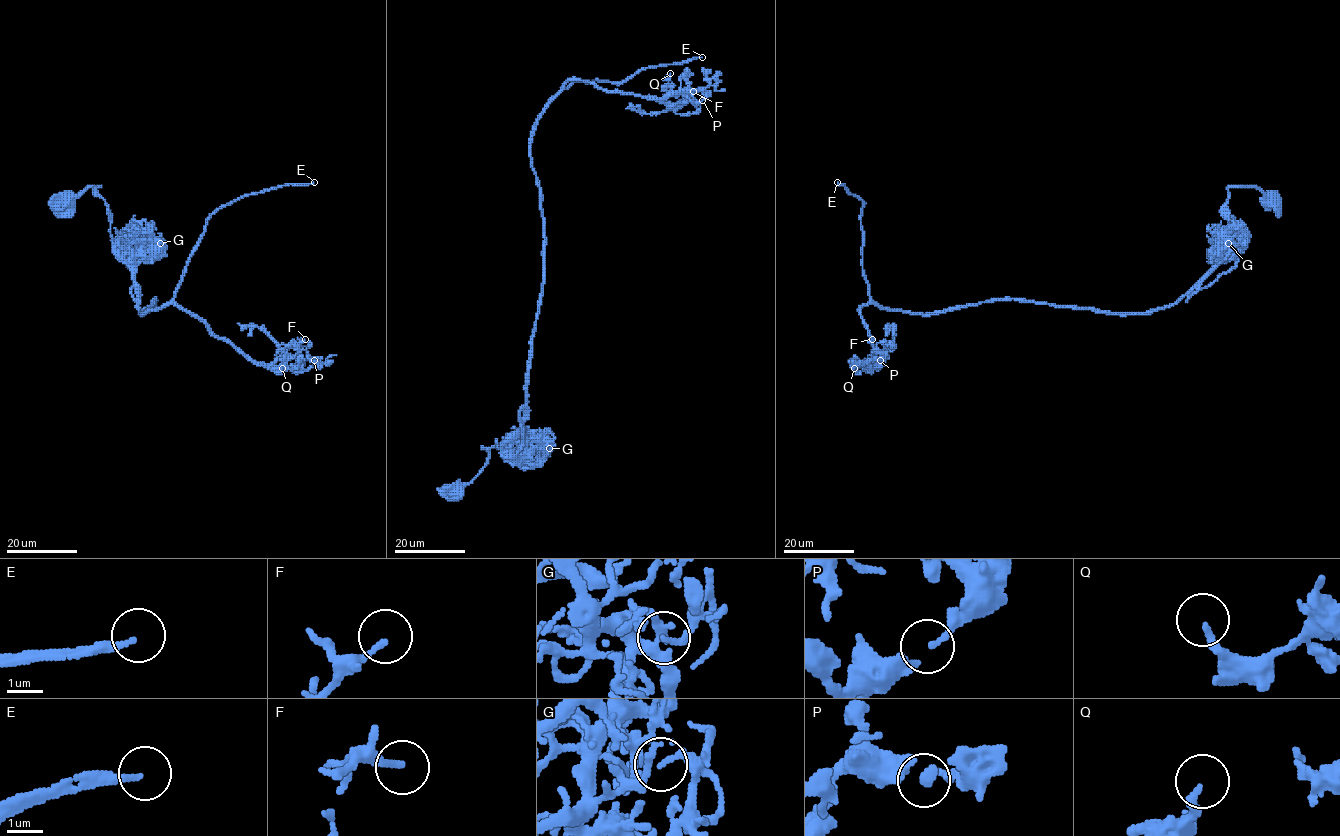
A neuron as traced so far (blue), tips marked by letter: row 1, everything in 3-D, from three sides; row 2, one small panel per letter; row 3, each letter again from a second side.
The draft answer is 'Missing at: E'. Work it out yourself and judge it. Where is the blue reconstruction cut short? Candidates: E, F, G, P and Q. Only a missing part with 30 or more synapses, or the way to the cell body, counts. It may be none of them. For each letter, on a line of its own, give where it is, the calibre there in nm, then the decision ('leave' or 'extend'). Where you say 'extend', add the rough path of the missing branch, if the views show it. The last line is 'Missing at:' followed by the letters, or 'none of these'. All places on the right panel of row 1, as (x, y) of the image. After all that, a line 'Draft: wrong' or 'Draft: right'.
E: (837, 182) | 190 nm | extend
F: (872, 339) | 170 nm | leave
G: (1228, 243) | 160 nm | leave
P: (880, 360) | 150 nm | leave
Q: (854, 368) | 200 nm | leave
Missing at: E
Draft: right

